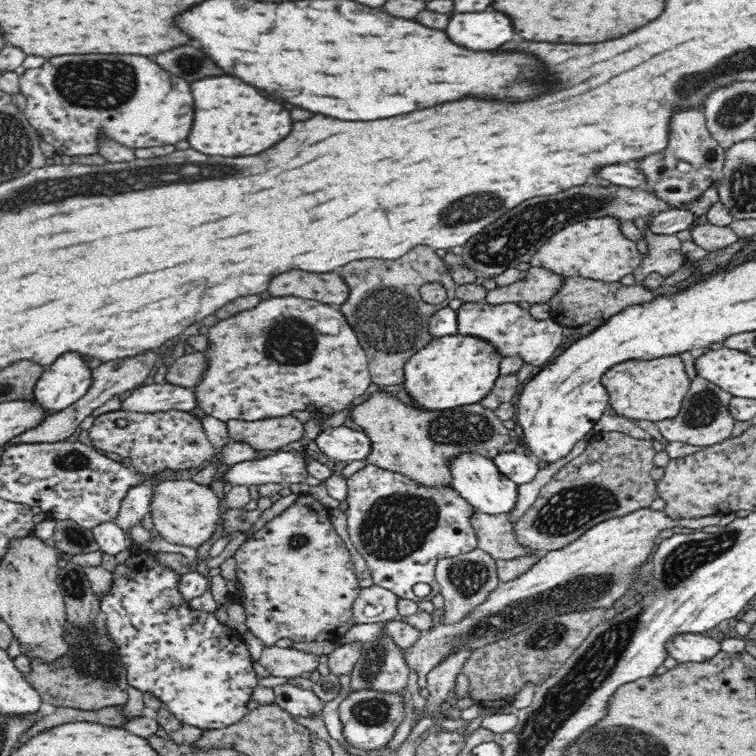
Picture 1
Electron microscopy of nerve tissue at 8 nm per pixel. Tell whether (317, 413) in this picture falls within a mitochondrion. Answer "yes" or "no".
no

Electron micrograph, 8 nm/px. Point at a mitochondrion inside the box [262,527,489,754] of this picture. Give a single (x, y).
(372, 665)

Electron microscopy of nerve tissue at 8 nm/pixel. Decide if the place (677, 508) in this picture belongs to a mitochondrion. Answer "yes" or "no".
no

